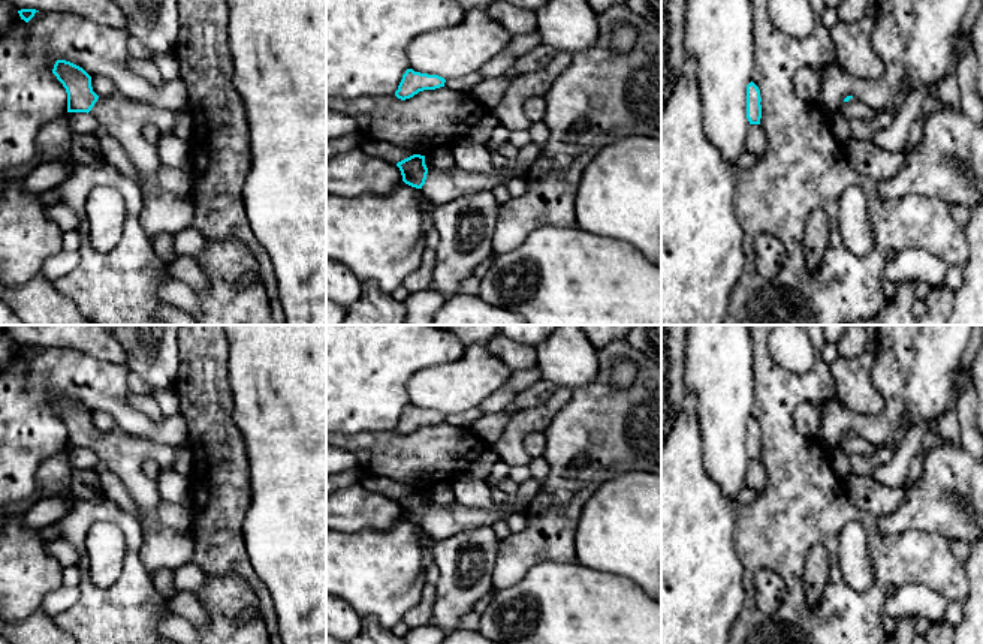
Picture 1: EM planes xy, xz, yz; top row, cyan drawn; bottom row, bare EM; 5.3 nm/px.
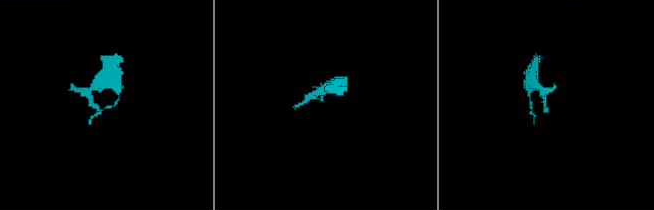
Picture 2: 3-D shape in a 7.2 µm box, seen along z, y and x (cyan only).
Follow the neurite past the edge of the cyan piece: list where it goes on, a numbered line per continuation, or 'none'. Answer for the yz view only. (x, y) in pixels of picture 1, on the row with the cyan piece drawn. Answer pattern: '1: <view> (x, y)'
1: yz (855, 108)

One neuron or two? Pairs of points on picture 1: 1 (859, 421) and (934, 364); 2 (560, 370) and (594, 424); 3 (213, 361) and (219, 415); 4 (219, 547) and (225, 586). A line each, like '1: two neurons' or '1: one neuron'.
1: one neuron
2: two neurons
3: one neuron
4: two neurons

